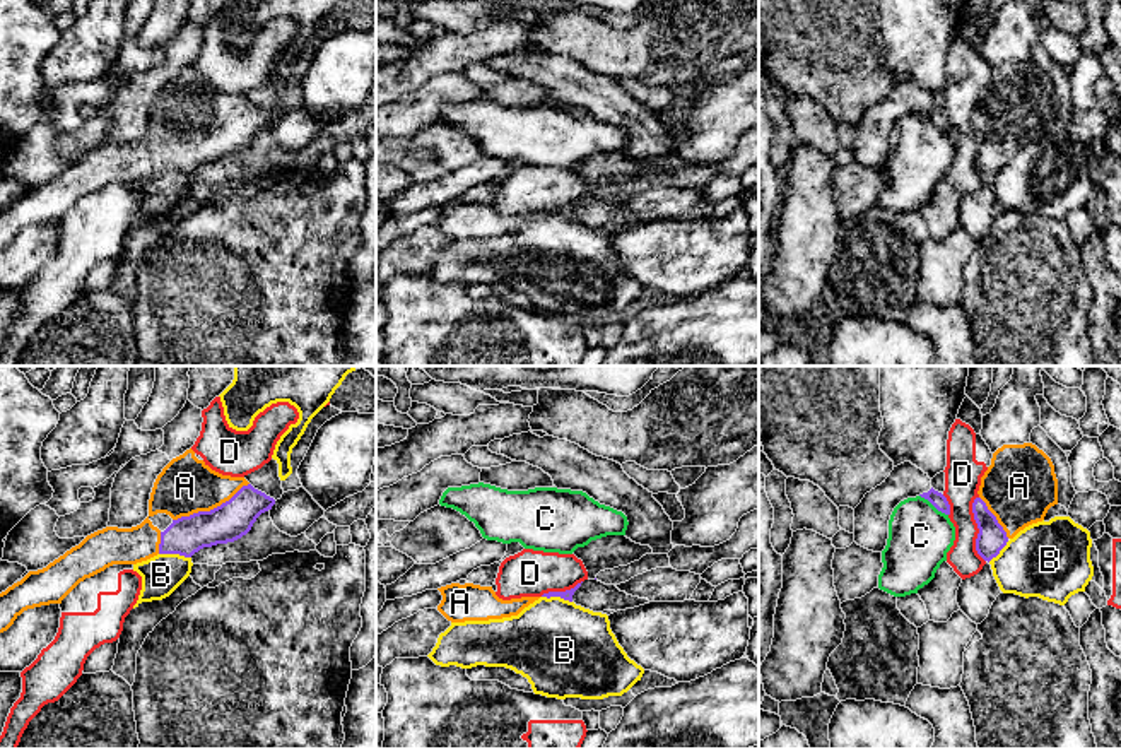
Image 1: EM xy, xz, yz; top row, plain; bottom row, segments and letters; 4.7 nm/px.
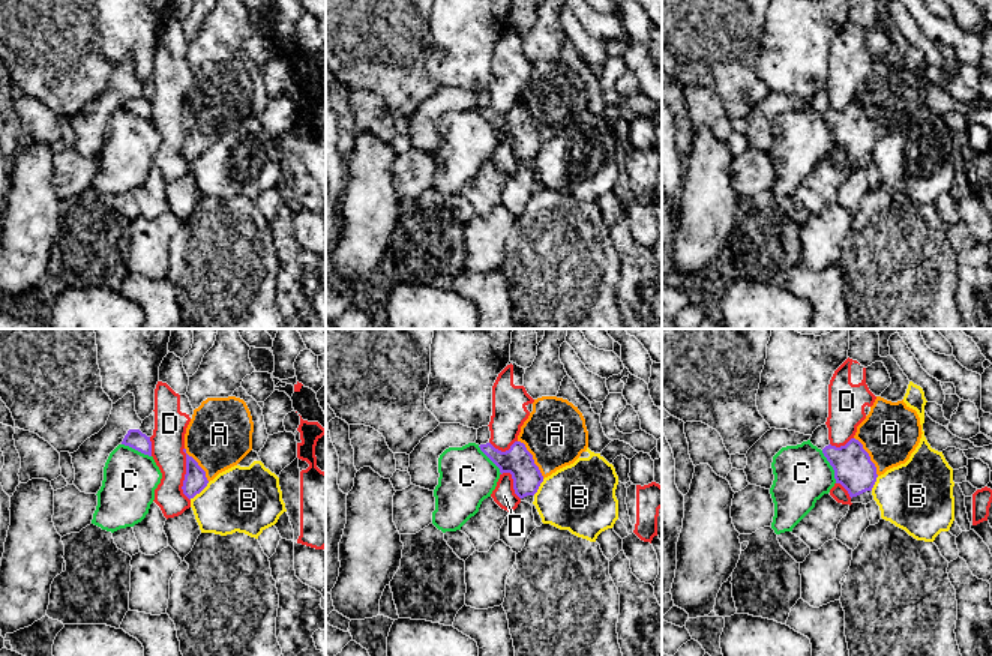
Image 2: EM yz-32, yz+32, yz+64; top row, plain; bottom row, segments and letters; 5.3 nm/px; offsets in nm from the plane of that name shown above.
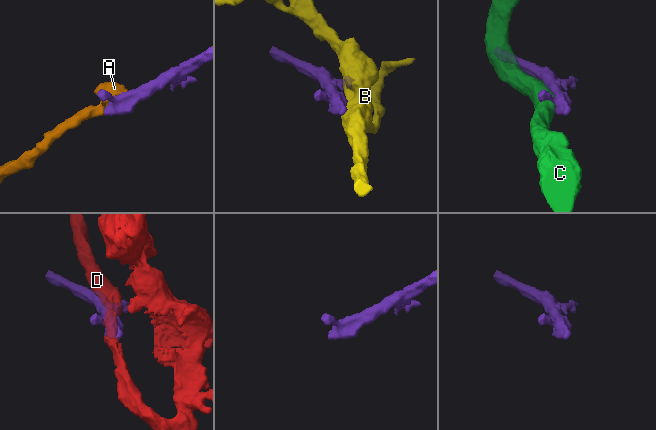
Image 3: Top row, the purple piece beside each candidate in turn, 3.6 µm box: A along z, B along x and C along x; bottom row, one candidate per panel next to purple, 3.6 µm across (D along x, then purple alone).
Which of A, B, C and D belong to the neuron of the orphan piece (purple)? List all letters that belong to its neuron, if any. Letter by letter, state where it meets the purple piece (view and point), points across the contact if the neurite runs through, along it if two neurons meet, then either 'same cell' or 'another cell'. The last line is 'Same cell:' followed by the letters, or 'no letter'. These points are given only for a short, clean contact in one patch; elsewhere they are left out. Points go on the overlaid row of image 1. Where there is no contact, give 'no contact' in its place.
A: meets purple in xy at (211, 510); same cell
B: meets purple in xy at (175, 553); another cell
C: meets purple in yz at (933, 505); another cell
D: meets purple in yz at (978, 527); another cell
Same cell: A

